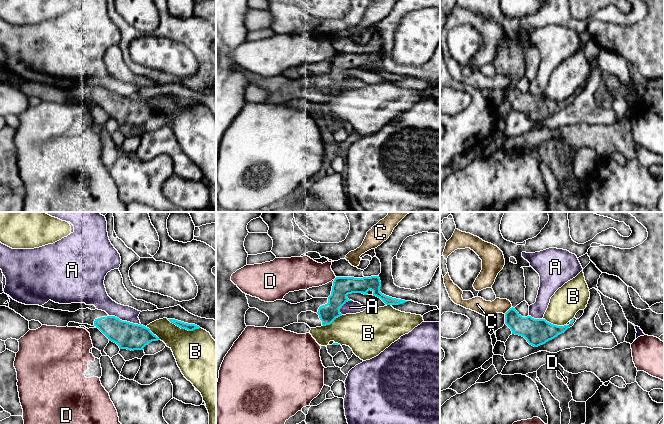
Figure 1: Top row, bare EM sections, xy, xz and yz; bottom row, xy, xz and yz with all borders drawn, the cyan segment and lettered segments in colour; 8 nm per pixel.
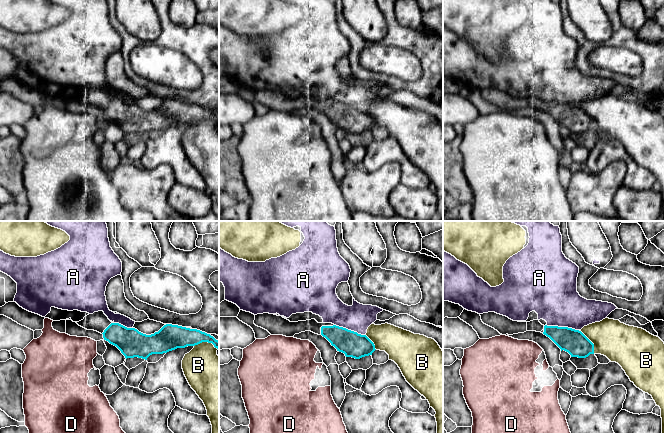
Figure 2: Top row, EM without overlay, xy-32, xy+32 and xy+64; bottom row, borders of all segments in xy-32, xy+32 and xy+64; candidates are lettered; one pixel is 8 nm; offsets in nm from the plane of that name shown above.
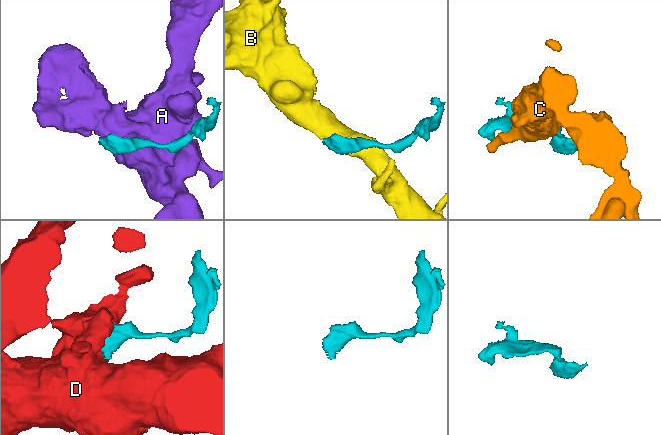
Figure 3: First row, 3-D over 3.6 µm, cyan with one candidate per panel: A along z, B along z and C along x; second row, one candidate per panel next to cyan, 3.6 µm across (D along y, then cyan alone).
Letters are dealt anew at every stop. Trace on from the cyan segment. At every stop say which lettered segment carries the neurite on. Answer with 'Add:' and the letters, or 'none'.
Add: none

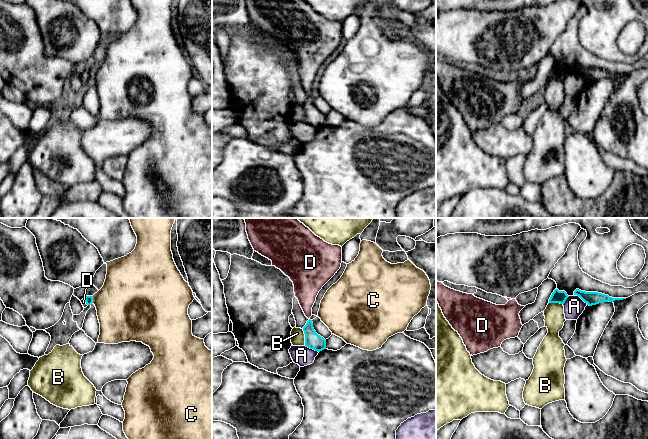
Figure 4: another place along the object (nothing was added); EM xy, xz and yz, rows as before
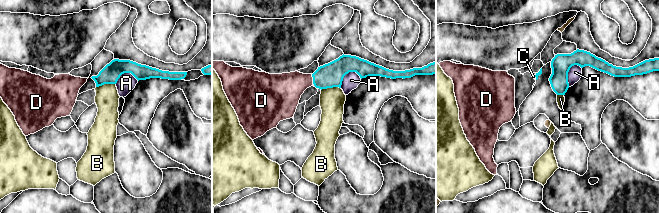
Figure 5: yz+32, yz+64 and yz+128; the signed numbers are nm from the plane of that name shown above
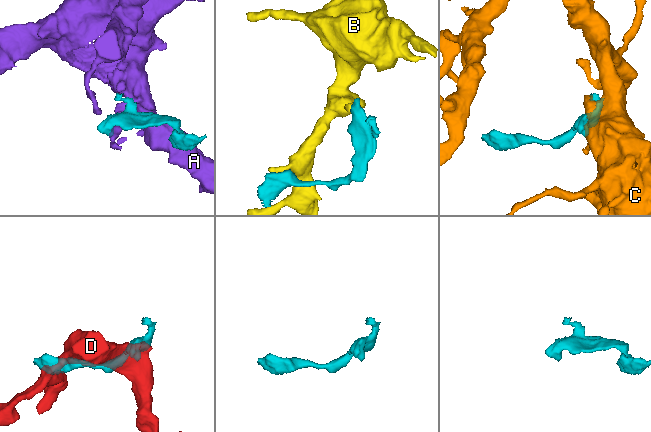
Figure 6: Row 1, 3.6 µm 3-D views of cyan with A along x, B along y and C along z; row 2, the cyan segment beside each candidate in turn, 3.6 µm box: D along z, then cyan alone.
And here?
Add: D

